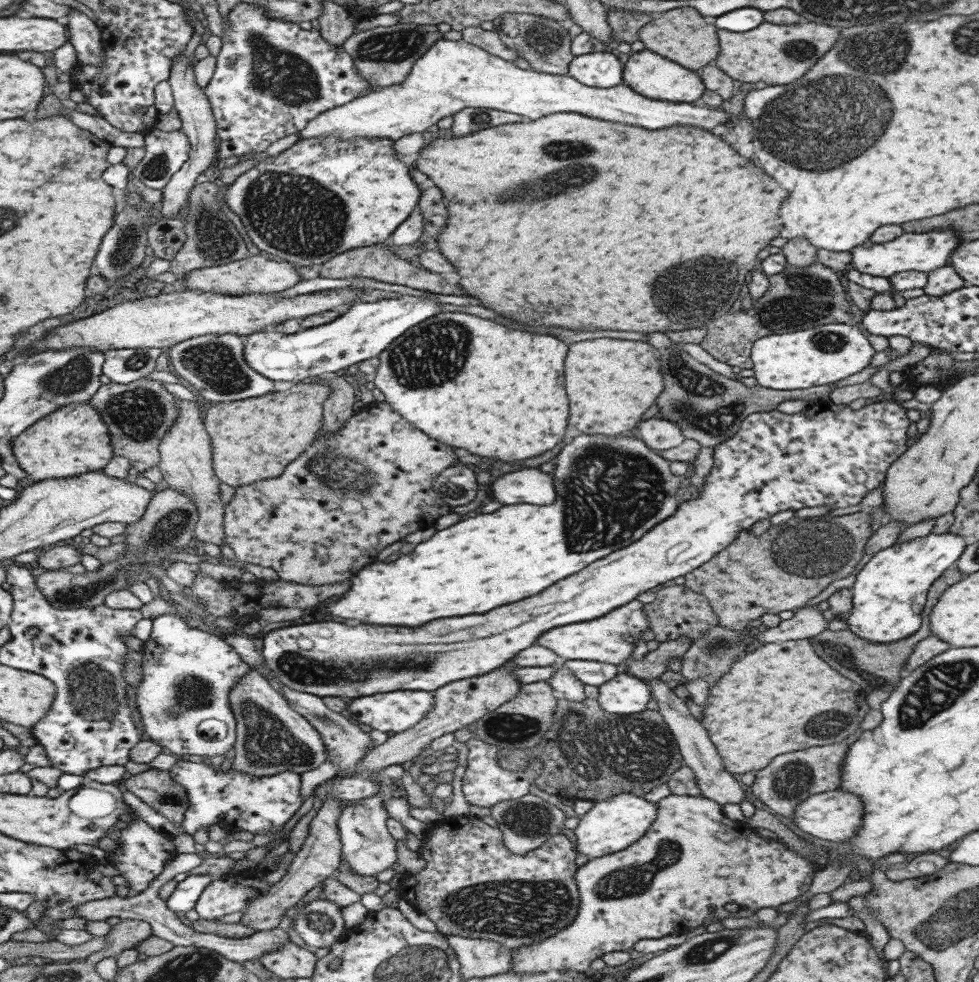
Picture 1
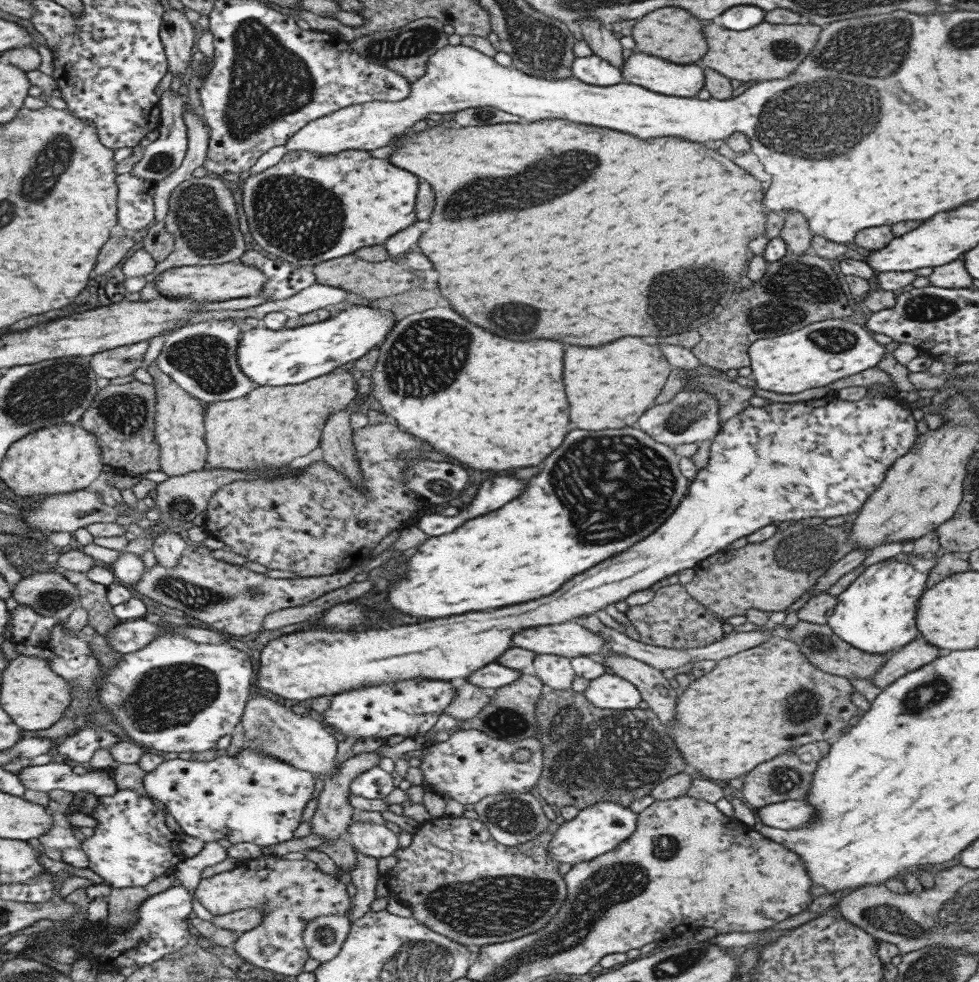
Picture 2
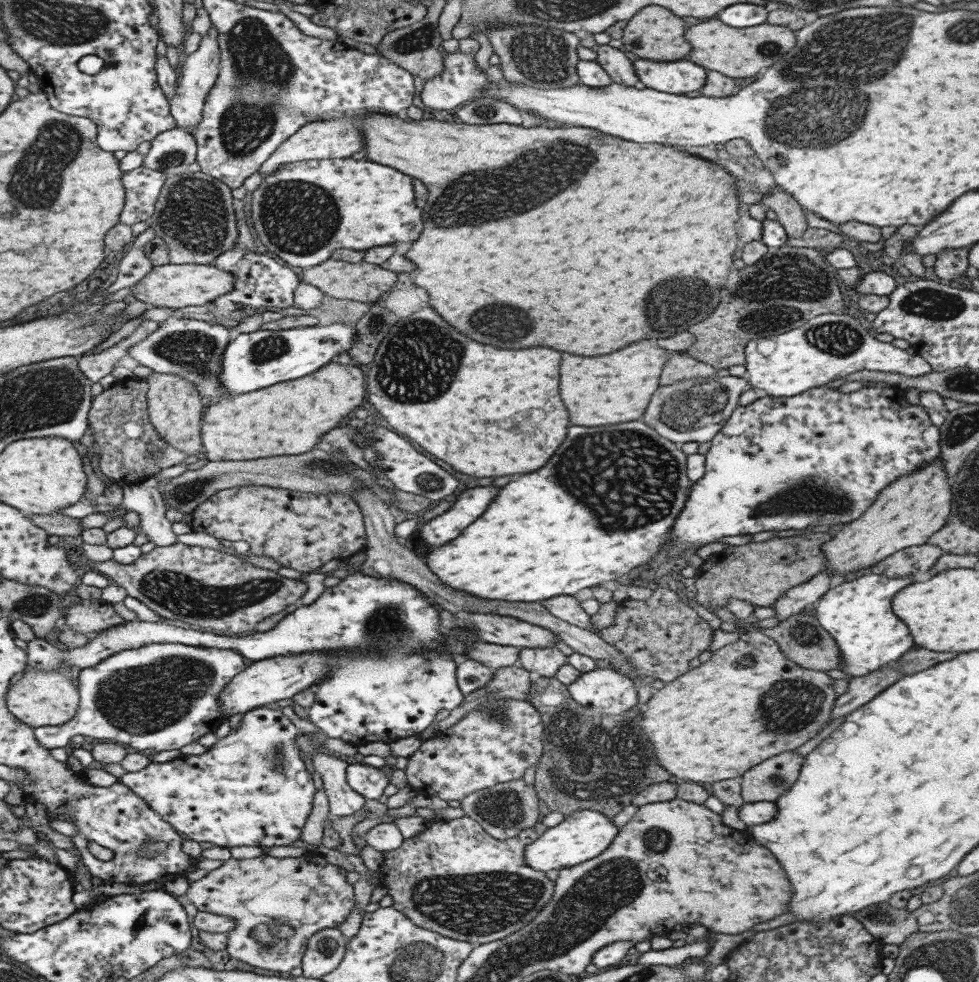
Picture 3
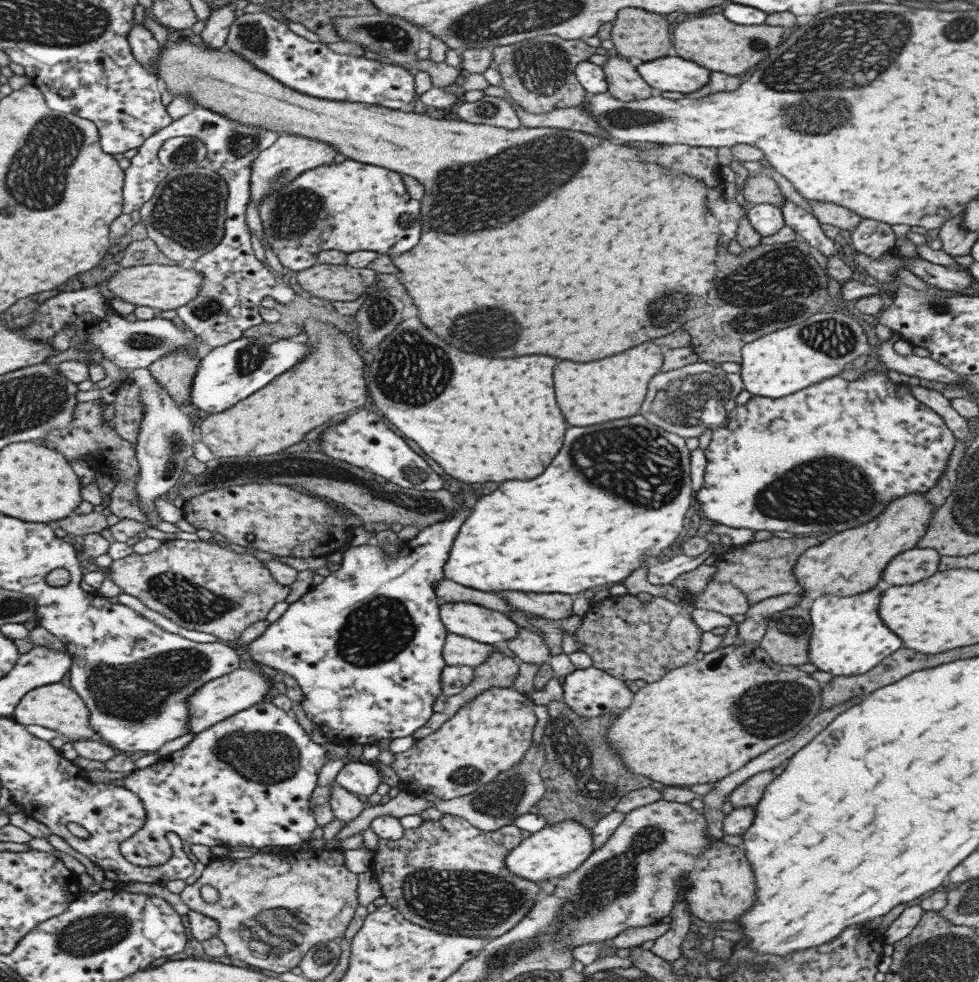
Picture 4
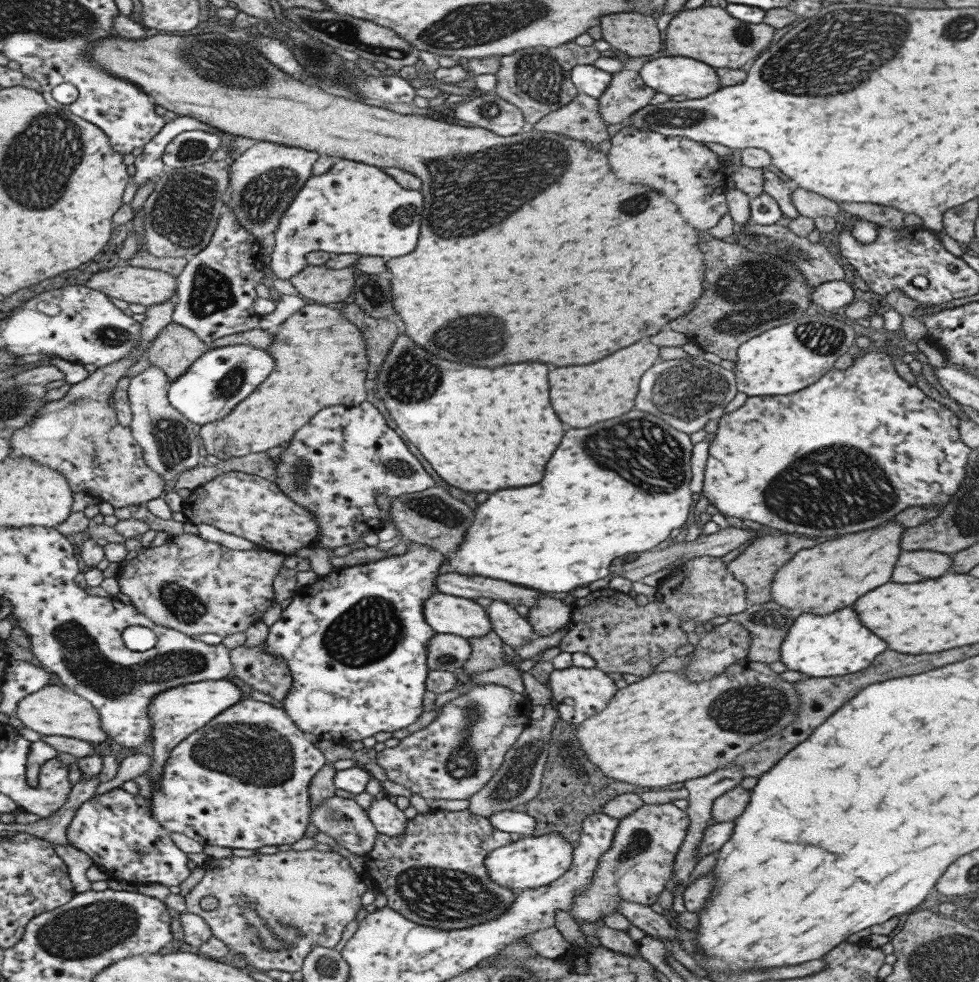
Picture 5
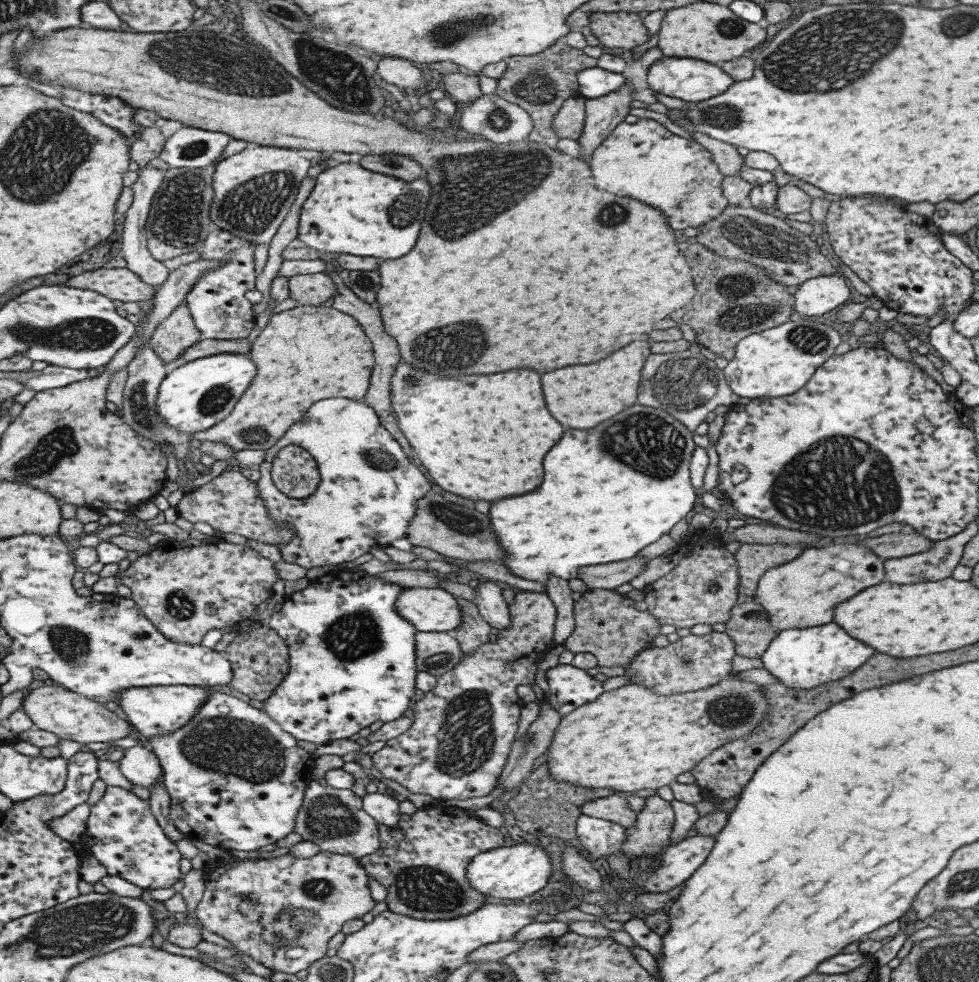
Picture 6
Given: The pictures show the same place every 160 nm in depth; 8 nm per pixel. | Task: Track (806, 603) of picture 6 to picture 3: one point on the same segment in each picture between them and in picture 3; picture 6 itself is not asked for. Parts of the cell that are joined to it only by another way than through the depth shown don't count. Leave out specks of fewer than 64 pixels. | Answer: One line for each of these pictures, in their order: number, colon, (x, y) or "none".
3: (906, 512)
4: (851, 561)
5: (828, 577)

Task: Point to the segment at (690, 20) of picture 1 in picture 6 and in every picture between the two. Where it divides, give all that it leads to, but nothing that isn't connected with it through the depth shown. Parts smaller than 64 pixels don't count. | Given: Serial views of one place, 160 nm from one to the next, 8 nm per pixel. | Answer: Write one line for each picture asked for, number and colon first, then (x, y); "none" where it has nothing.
2: (670, 34)
3: (654, 34)
4: (637, 34)
5: (633, 34)
6: (624, 30)

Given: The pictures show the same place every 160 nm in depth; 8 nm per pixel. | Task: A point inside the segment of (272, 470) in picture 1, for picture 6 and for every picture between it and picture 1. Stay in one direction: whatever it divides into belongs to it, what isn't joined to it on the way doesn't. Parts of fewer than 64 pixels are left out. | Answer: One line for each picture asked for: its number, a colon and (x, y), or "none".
2: (268, 427)
3: (287, 419)
4: (329, 380)
5: (319, 359)
6: (307, 353)

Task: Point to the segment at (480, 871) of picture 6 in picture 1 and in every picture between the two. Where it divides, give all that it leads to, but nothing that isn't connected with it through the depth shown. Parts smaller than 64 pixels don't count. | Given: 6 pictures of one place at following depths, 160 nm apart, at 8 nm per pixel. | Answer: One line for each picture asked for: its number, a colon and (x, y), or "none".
1: (610, 825)
2: (594, 830)
3: (582, 835)
4: (555, 850)
5: (530, 862)

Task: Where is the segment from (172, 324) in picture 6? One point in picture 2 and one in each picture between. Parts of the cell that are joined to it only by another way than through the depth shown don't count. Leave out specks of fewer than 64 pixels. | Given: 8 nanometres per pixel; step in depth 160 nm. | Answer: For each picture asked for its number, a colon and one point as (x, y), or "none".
2: (179, 434)
3: (174, 406)
4: (174, 371)
5: (175, 347)

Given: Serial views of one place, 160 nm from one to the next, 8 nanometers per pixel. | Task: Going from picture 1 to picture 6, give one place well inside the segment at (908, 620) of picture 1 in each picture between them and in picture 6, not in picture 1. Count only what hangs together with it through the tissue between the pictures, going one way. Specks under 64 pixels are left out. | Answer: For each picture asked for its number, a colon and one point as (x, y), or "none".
2: (876, 613)
3: (857, 614)
4: (846, 637)
5: (835, 644)
6: (801, 658)

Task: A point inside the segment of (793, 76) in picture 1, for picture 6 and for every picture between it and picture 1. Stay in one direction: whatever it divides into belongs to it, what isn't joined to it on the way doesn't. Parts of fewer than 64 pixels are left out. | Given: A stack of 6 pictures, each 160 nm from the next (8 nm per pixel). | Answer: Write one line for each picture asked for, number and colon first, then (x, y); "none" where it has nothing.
2: (769, 51)
3: (738, 53)
4: (717, 44)
5: (709, 34)
6: (700, 30)

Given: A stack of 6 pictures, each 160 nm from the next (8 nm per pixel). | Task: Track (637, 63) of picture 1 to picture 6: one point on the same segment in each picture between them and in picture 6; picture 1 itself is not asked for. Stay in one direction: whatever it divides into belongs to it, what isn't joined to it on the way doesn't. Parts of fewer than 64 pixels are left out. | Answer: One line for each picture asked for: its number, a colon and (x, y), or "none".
2: (660, 76)
3: (677, 77)
4: (671, 73)
5: (672, 75)
6: (683, 78)

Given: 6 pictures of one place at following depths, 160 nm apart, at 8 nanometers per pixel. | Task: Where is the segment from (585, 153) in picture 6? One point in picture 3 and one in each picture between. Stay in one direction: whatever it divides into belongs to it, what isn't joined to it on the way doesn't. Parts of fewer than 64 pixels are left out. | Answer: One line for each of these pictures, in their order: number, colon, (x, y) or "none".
3: (613, 61)
4: (623, 83)
5: (626, 93)

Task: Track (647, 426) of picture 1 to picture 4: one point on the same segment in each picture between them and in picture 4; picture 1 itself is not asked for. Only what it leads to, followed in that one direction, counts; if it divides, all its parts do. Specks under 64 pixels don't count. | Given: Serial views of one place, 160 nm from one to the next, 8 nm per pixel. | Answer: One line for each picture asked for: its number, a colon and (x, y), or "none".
2: (690, 416)
3: (692, 410)
4: (685, 402)

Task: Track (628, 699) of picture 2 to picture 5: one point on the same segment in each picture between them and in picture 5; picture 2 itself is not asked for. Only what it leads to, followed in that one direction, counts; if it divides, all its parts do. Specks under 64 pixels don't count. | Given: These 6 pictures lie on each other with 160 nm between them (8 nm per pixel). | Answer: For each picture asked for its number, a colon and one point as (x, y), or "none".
3: (607, 691)
4: (590, 692)
5: (576, 693)

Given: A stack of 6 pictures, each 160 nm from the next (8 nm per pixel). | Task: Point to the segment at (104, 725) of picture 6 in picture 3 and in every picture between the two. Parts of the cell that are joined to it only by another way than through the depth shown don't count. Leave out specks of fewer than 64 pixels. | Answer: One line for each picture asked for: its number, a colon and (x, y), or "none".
3: (39, 699)
4: (56, 706)
5: (53, 711)

